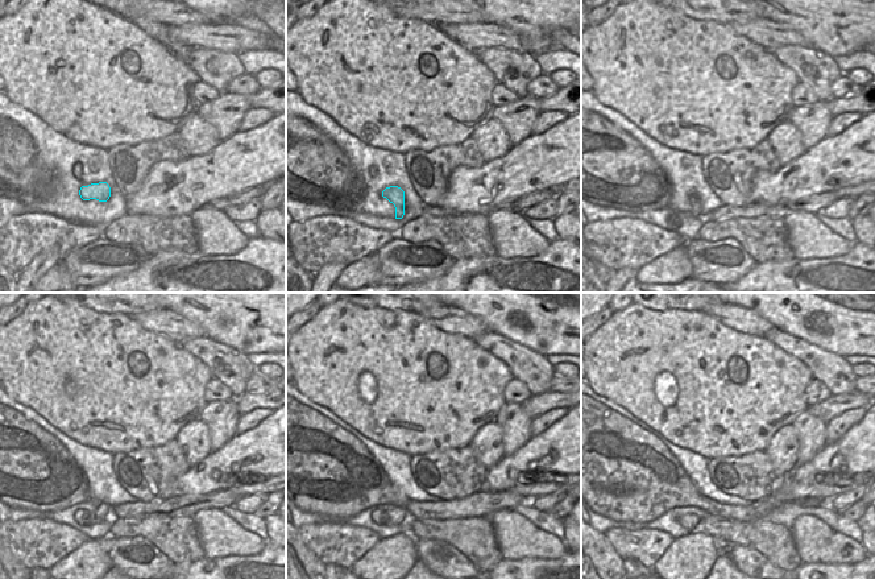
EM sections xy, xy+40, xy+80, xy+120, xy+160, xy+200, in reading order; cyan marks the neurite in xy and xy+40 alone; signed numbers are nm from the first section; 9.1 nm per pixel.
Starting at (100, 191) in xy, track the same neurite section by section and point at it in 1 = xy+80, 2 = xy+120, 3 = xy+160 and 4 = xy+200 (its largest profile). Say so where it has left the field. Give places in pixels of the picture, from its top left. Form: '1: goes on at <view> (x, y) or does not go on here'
1: goes on at xy+80 (693, 199)
2: goes on at xy+120 (98, 516)
3: goes on at xy+160 (384, 517)
4: goes on at xy+200 (689, 521)

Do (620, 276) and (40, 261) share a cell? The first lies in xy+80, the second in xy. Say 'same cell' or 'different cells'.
same cell

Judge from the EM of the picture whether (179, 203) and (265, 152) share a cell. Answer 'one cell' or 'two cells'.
one cell

